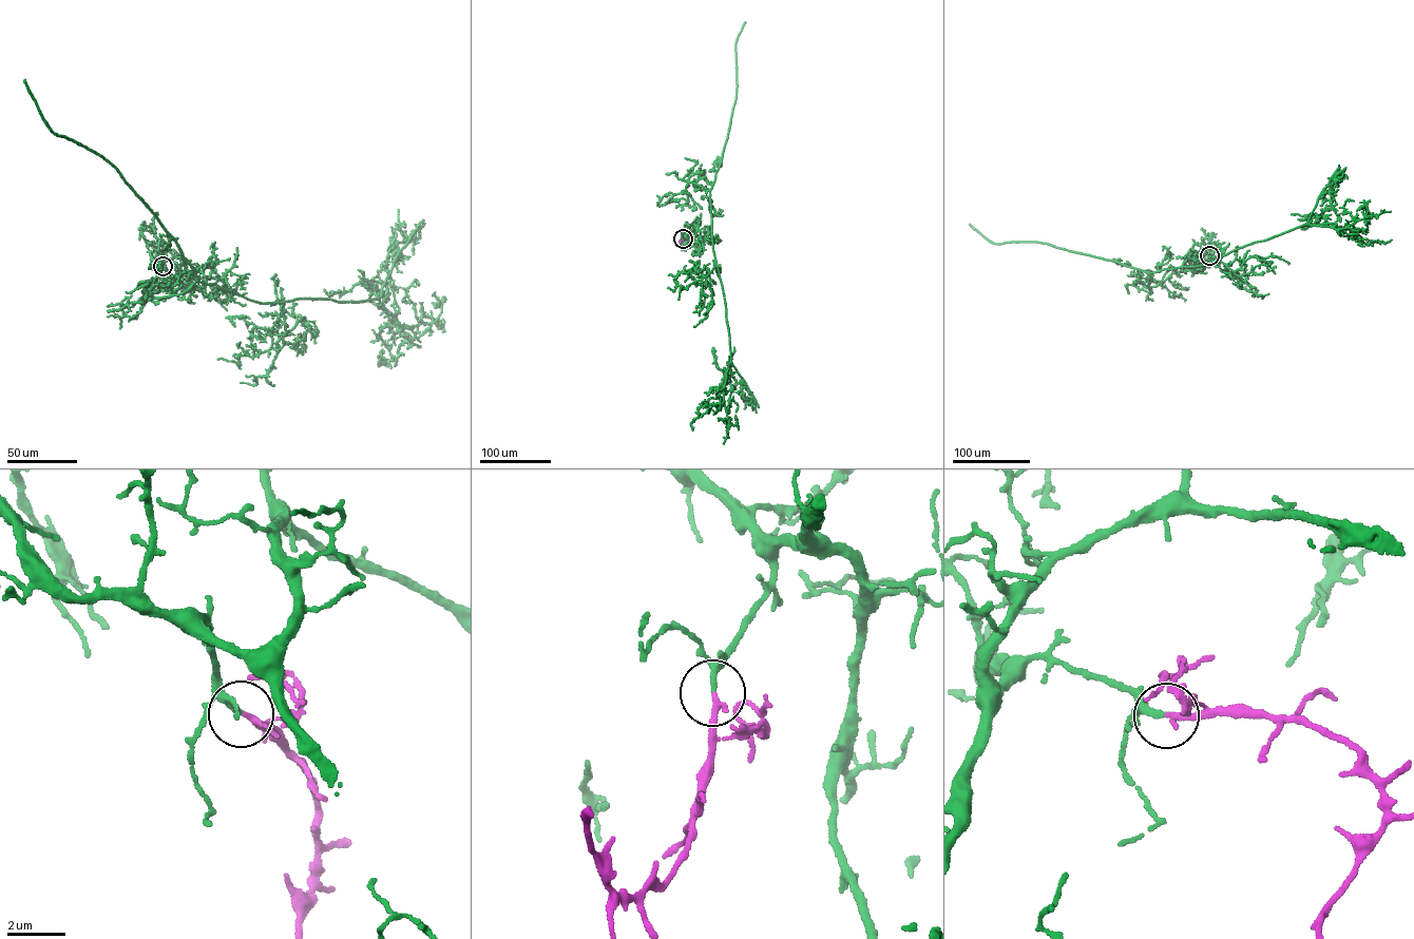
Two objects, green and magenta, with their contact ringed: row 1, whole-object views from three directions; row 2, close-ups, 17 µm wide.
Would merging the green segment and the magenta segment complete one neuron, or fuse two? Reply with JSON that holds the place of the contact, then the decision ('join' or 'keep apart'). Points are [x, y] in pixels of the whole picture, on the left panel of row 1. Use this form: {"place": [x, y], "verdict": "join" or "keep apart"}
{"place": [163, 266], "verdict": "join"}

